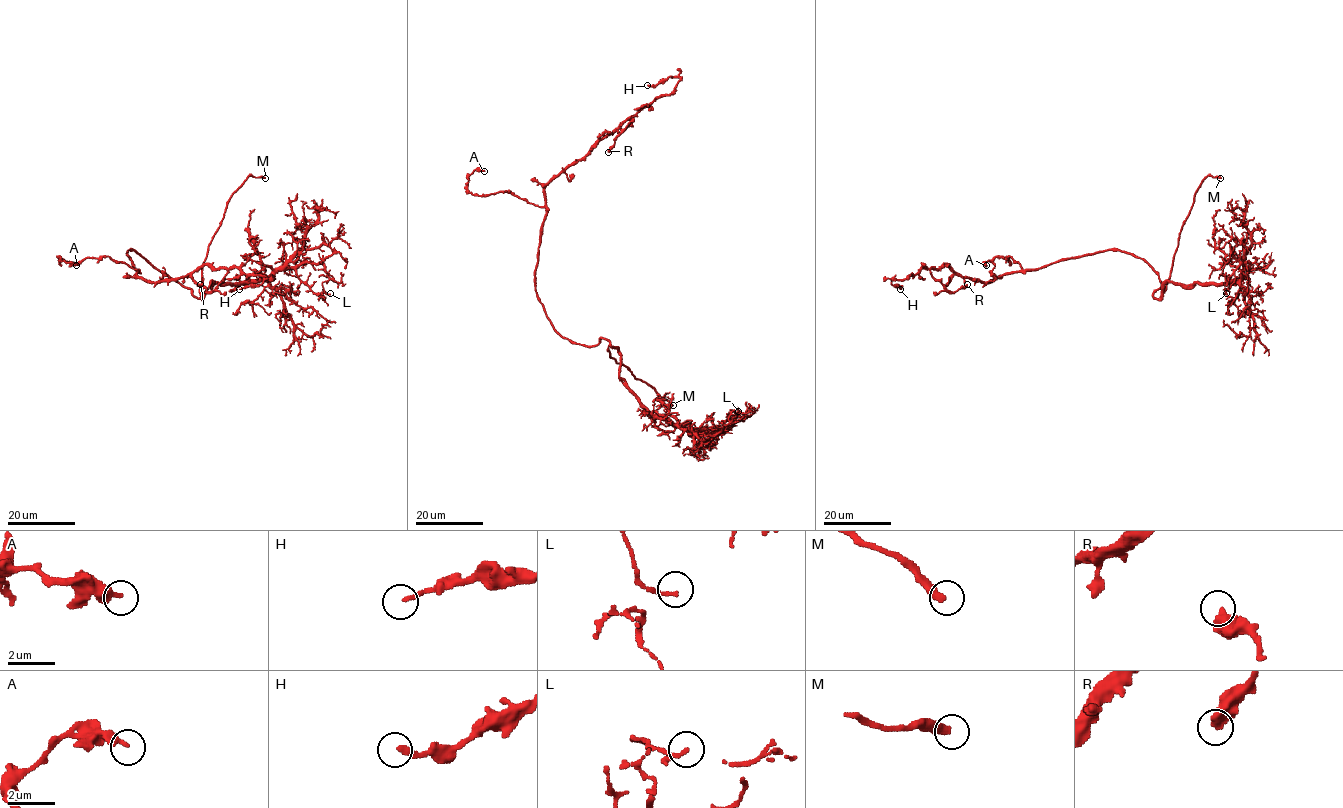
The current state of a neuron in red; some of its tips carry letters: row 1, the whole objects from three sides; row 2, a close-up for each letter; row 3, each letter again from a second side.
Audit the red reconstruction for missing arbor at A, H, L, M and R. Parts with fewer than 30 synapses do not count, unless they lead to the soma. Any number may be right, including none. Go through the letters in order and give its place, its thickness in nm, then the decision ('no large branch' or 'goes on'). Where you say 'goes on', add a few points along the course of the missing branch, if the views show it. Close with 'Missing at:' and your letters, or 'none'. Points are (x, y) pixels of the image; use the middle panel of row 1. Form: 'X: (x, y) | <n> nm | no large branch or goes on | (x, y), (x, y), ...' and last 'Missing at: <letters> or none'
A: (484, 171) | 260 nm | no large branch
H: (647, 85) | 220 nm | no large branch
L: (738, 411) | 150 nm | no large branch
M: (673, 405) | 380 nm | goes on | (673, 405), (695, 426), (712, 429), (729, 445), (748, 454)
R: (608, 152) | 440 nm | no large branch
Missing at: M

